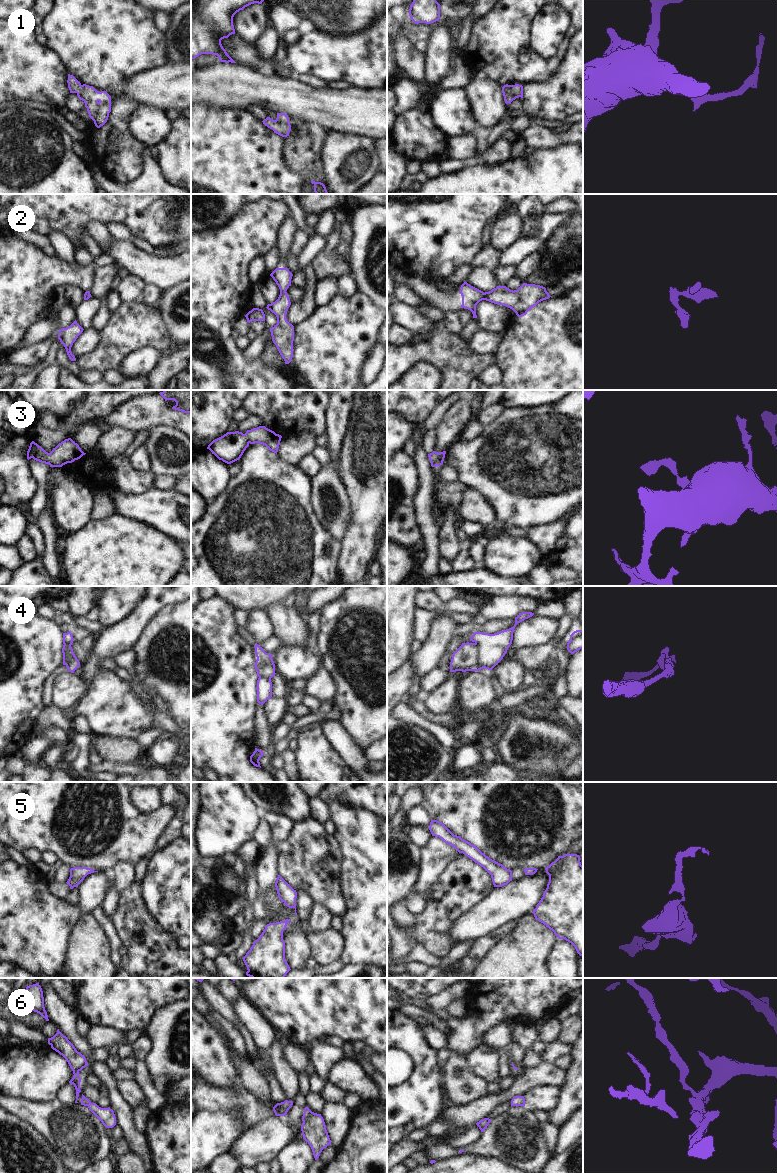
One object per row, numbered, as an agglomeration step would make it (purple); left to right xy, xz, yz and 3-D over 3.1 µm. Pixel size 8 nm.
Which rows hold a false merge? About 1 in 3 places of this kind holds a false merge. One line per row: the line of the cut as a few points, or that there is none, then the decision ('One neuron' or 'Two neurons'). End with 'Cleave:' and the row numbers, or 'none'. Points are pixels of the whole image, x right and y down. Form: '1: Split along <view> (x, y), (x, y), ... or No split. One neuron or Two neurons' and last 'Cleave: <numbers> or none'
1: No split. One neuron
2: No split. One neuron
3: No split. One neuron
4: Split along yz (475, 642), (477, 657), (483, 667). Two neurons
5: No split. One neuron
6: No split. One neuron
Cleave: 4.

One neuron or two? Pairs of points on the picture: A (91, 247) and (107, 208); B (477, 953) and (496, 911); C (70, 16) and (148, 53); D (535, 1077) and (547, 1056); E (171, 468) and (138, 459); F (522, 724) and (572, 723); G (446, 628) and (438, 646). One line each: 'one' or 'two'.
A: two
B: two
C: one
D: two
E: two
F: two
G: one

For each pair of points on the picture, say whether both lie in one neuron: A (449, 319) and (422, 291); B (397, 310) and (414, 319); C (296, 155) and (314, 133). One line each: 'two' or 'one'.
A: two
B: one
C: one

